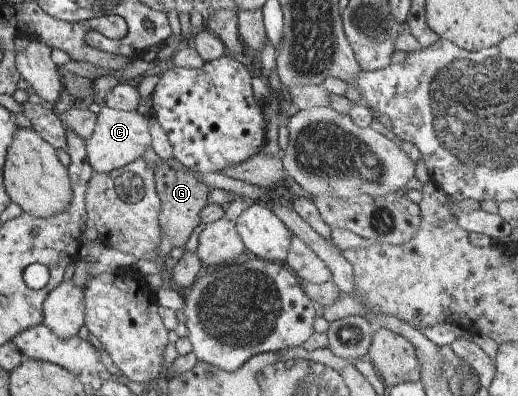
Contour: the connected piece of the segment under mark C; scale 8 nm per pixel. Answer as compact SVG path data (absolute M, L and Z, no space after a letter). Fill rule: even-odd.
M103 106L97 113L92 135L85 140L88 161L94 173L108 173L142 158L151 145L151 125L145 117L144 108L136 110L117 110Z

